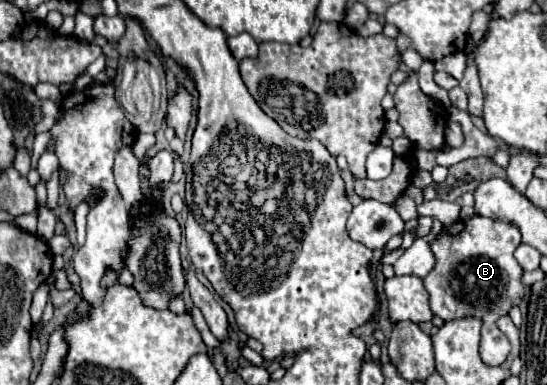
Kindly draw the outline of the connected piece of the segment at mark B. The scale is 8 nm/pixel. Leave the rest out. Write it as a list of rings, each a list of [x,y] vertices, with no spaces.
[[[474,216],[468,222],[456,222],[448,228],[444,228],[436,240],[432,242],[432,252],[436,256],[436,266],[432,268],[432,272],[424,278],[424,286],[426,292],[430,296],[430,310],[434,316],[440,316],[442,320],[454,320],[454,318],[480,318],[484,320],[482,326],[482,340],[480,340],[480,358],[484,364],[488,366],[498,366],[498,356],[490,356],[490,330],[494,326],[494,322],[508,314],[508,310],[516,304],[520,304],[522,296],[524,296],[524,284],[520,282],[522,276],[522,268],[514,258],[514,250],[520,244],[520,232],[508,224],[508,222],[498,222],[498,220],[490,220],[490,218],[482,218],[482,216]]]

